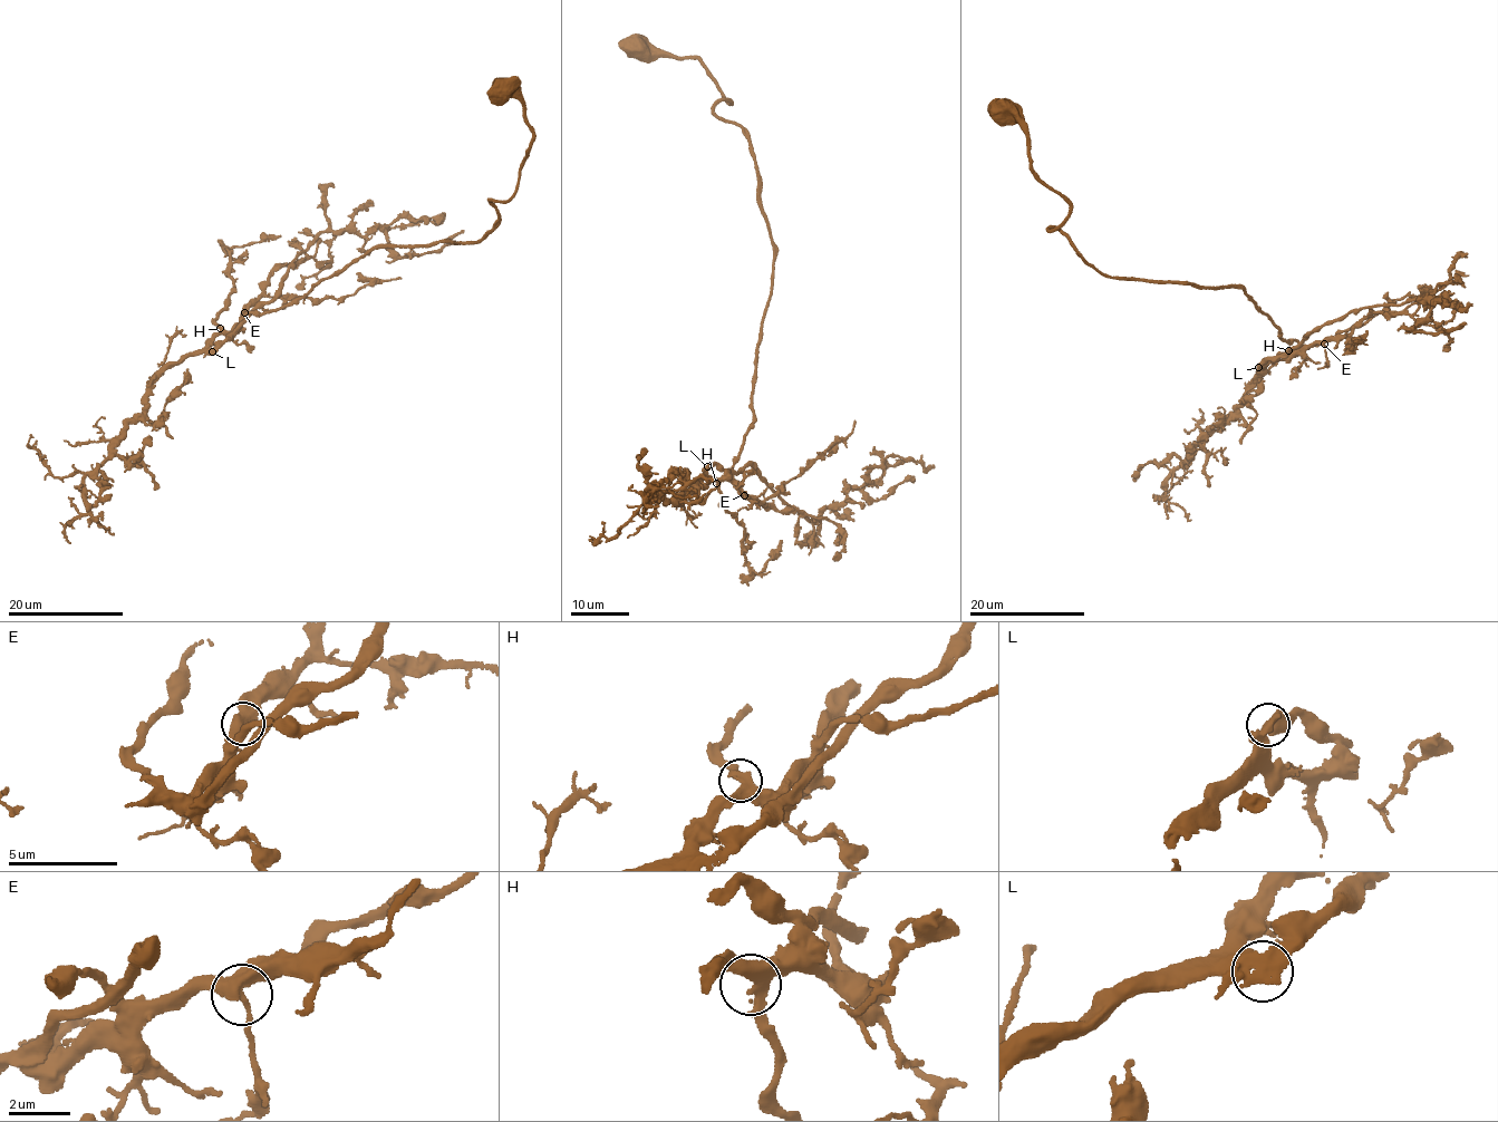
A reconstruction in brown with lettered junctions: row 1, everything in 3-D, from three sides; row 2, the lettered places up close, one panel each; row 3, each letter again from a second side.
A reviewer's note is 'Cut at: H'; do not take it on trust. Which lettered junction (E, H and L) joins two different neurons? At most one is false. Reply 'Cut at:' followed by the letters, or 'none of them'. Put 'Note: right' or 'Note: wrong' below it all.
Cut at: none of them
Note: wrong

